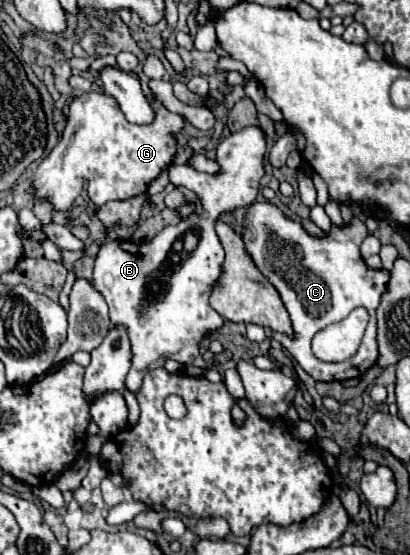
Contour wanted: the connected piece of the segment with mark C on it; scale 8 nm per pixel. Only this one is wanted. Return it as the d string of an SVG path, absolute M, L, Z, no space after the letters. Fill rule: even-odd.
M254 202L248 206L248 212L244 216L242 240L246 252L250 254L254 266L258 266L262 276L278 290L292 320L294 336L280 334L274 330L270 330L268 336L278 340L284 346L284 350L288 350L288 354L314 380L332 382L332 380L360 378L378 360L376 308L378 302L382 300L382 294L386 292L384 284L388 282L388 272L372 270L364 264L360 256L360 244L366 236L368 230L364 222L354 218L354 222L346 224L344 228L332 226L326 238L314 238L302 228L300 222L284 216L284 212L272 202ZM358 306L364 306L368 310L370 322L356 356L340 364L320 362L310 350L314 334L328 324L344 320Z

